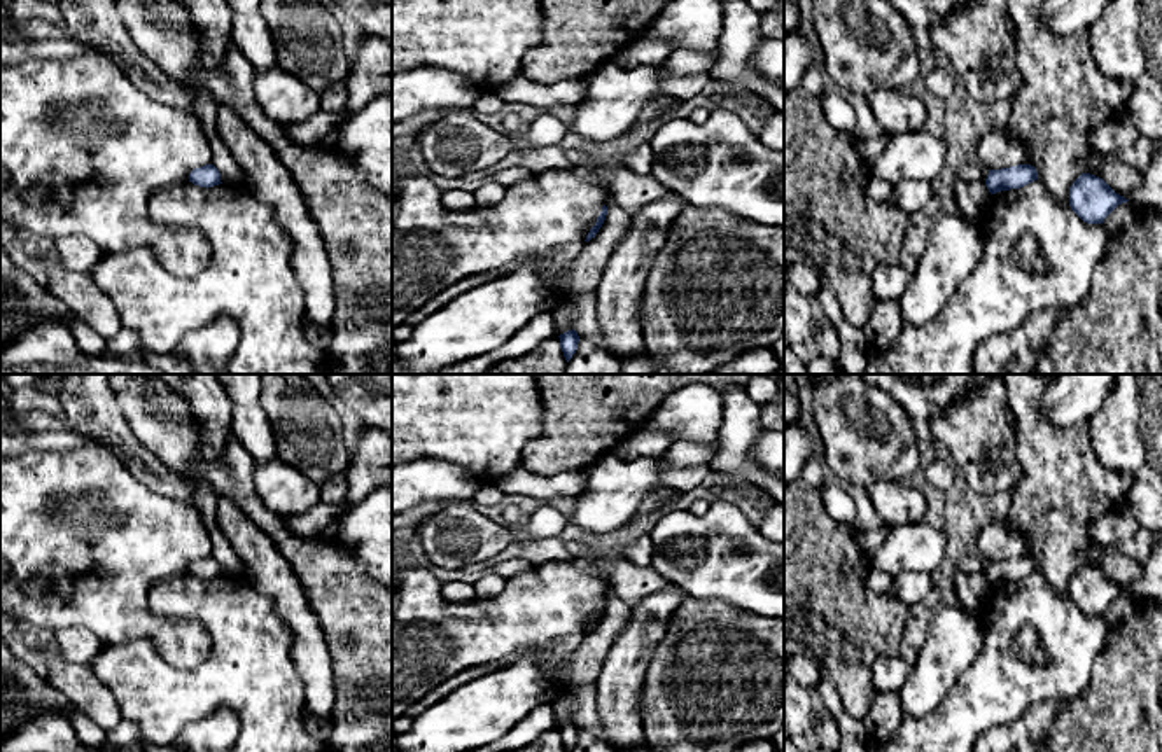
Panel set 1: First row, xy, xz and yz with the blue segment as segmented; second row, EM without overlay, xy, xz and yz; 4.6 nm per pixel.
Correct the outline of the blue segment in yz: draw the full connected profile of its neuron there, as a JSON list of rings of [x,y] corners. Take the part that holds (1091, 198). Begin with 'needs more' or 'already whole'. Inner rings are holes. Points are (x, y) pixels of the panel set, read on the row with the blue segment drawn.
already whole; [[[1082,173],[1069,187],[1069,206],[1087,224],[1102,224],[1118,205],[1127,201],[1090,173]]]

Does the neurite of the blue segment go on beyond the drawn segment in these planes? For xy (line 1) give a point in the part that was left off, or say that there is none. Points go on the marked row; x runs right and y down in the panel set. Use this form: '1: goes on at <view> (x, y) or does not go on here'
1: does not go on here

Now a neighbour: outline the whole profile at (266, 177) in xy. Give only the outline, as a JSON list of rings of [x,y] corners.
[[[220,107],[217,129],[245,175],[250,194],[270,205],[292,238],[292,268],[304,294],[306,315],[331,334],[336,296],[331,262],[304,198],[278,154],[234,110]]]

